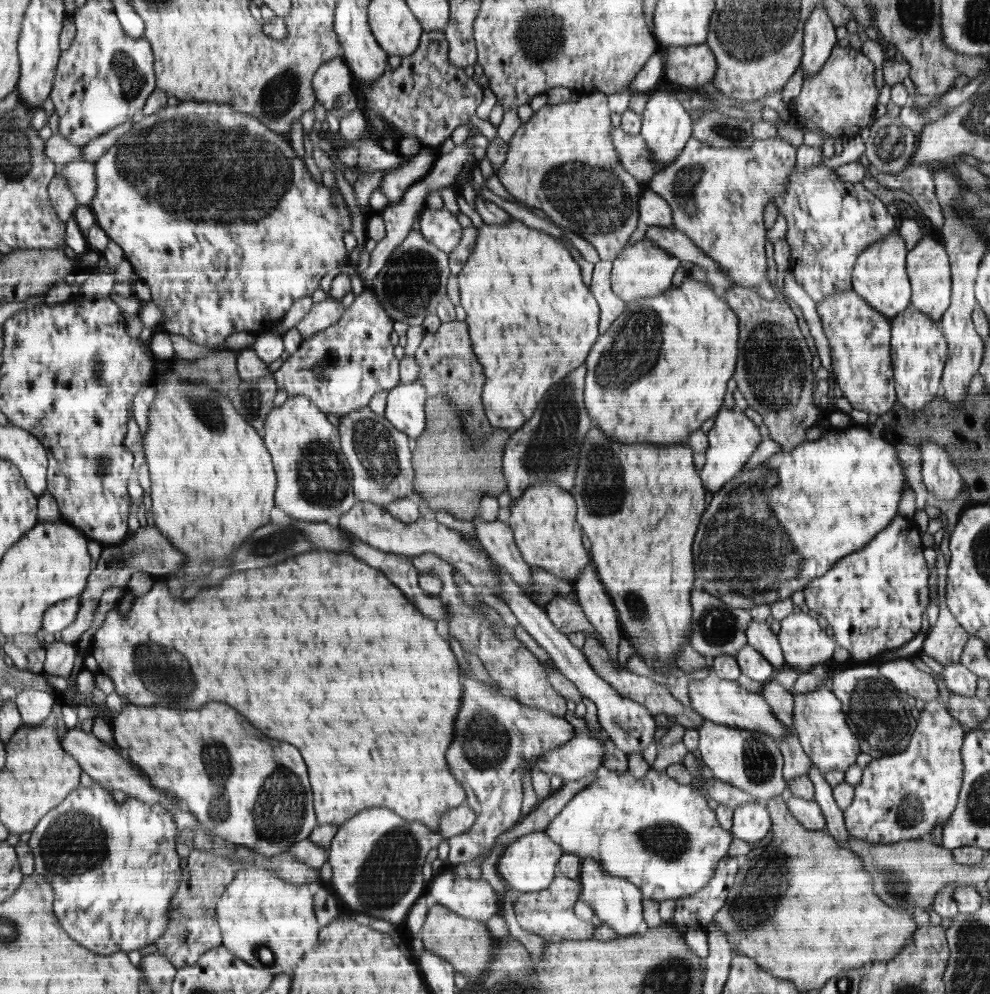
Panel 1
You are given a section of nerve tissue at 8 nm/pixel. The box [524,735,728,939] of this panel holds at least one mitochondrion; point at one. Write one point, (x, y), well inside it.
(670, 842)

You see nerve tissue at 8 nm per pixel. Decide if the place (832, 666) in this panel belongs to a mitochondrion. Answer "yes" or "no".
no

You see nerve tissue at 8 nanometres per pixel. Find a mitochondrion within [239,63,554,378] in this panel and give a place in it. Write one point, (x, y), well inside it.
(414, 280)

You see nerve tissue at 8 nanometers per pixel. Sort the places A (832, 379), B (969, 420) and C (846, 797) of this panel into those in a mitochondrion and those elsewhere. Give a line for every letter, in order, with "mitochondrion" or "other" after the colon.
A: other
B: other
C: other

